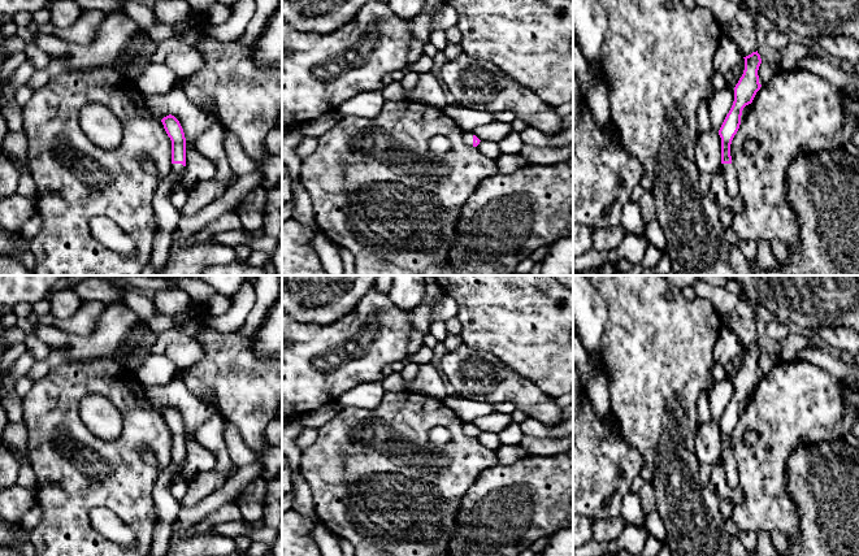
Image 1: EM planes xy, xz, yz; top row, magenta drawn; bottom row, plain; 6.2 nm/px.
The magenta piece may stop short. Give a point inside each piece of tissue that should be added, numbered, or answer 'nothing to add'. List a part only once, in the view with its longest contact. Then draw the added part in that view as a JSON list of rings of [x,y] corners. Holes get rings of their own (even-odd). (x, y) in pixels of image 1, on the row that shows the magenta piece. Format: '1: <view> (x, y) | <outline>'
1: xy (166, 214) | [[[144,160],[143,168],[146,171],[156,173],[160,177],[160,183],[152,201],[156,218],[156,235],[149,260],[157,275],[160,275],[169,257],[173,233],[182,217],[181,210],[172,204],[169,195],[179,182],[185,166],[182,164],[172,164],[172,169],[162,174],[152,161]]]

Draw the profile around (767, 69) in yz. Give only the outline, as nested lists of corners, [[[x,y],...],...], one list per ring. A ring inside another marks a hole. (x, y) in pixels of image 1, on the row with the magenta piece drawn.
[[[762,61],[758,70],[759,83],[762,86],[765,84],[780,70],[781,69],[777,61]]]

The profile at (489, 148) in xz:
[[[481,140],[477,149],[493,160],[496,160],[502,155],[498,143],[493,140]]]

